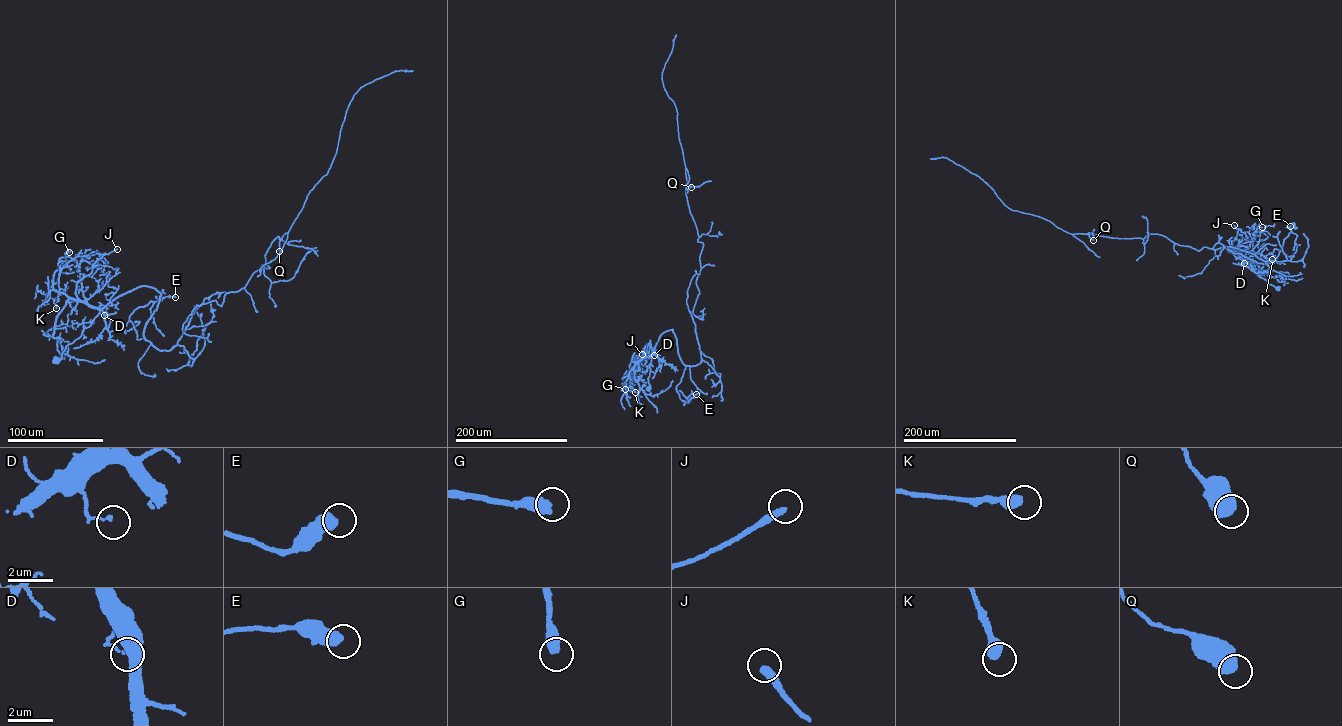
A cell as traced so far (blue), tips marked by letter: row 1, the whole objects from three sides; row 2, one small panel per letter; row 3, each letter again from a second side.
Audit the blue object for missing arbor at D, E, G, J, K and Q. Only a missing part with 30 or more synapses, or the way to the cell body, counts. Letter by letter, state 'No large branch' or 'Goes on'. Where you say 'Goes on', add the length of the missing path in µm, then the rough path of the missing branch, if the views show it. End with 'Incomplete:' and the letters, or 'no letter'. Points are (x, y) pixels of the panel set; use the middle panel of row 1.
D: No large branch
E: No large branch
G: No large branch
J: No large branch
K: No large branch
Q: No large branch
Incomplete: no letter

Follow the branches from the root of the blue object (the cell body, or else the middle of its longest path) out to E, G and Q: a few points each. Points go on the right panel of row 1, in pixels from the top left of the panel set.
E: (1278, 288), (1223, 245), (1258, 263), (1273, 263), (1283, 239), (1292, 232), (1290, 226)
G: (1278, 288), (1242, 261), (1255, 233), (1261, 231), (1259, 233), (1258, 227), (1262, 227)
Q: (1278, 288), (1224, 245), (1269, 266), (1238, 249), (1198, 250), (1157, 234), (1143, 238), (1087, 234), (1093, 240)

